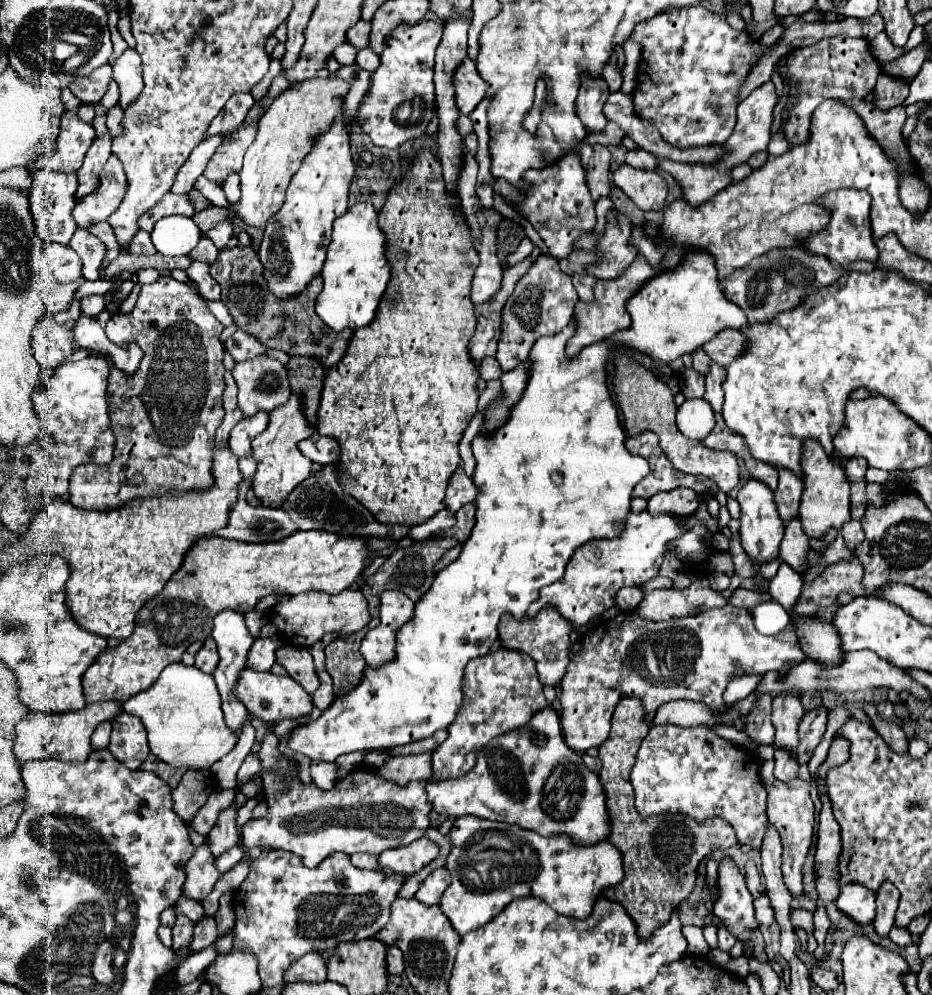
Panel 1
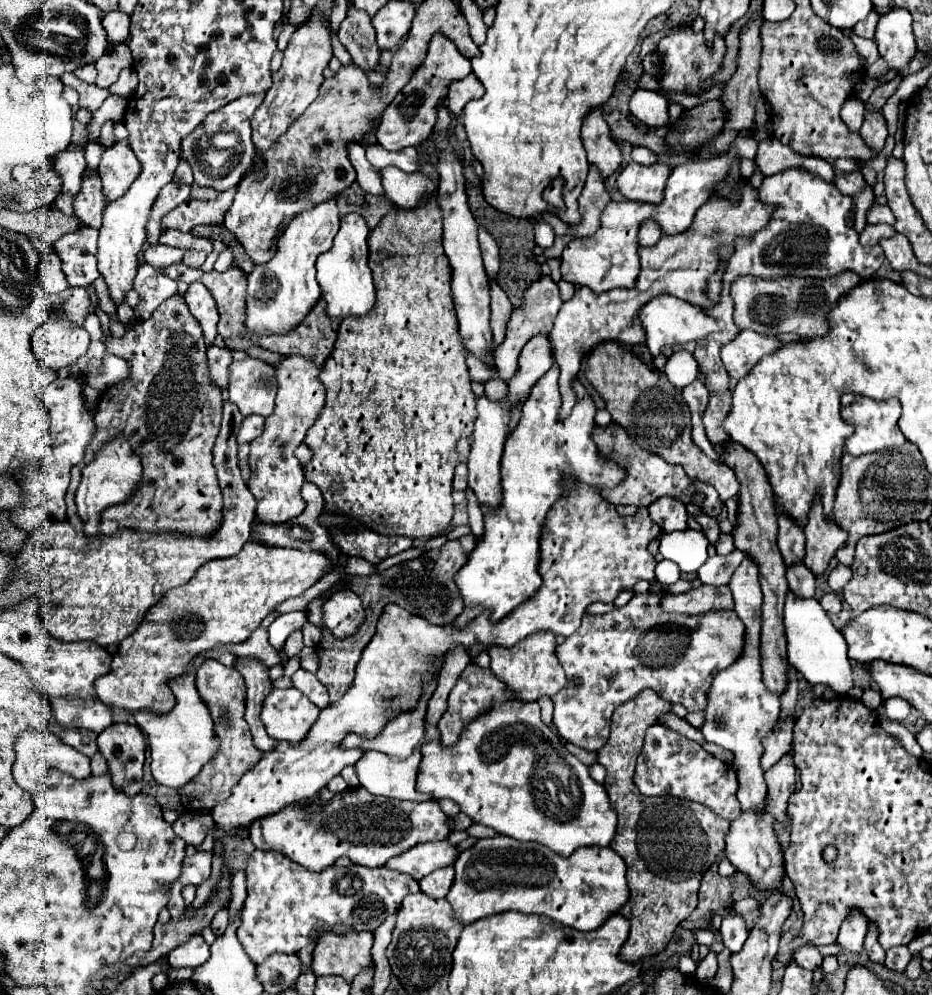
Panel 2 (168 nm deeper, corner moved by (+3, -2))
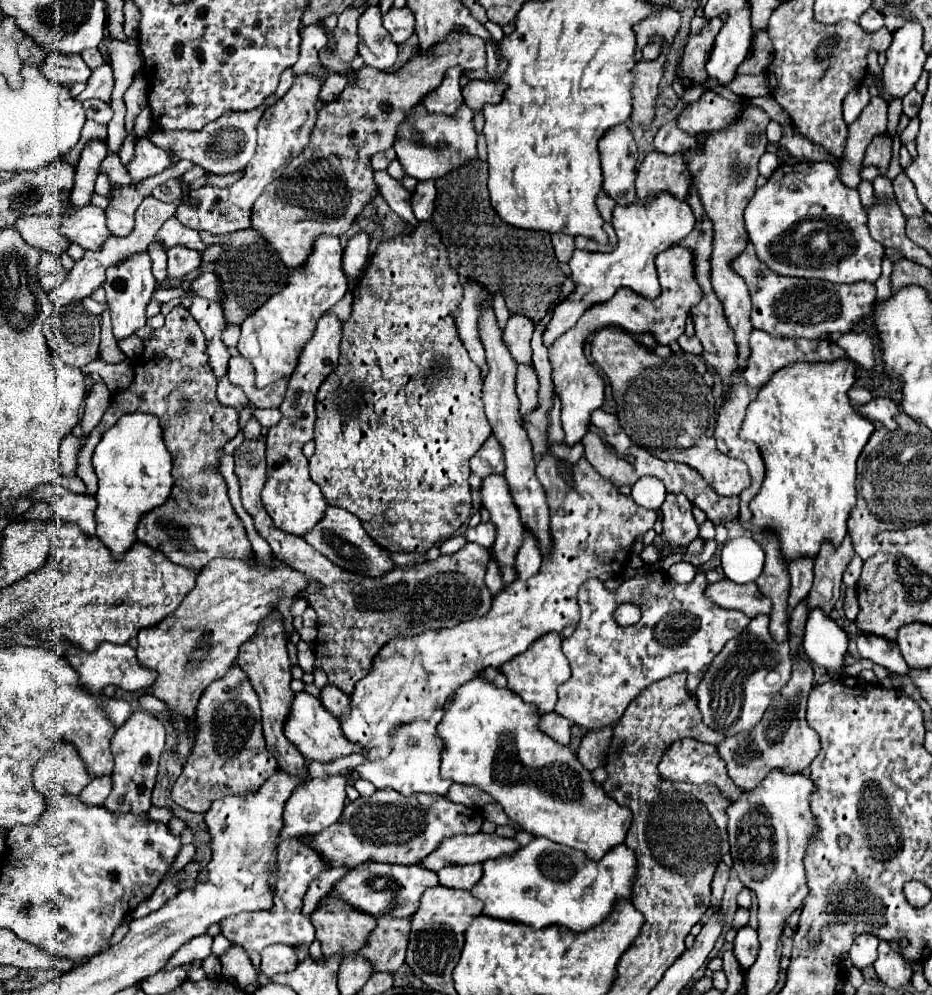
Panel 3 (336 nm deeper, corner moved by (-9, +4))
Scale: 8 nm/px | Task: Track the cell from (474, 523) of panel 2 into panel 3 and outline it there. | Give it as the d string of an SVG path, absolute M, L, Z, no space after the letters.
M492 550L490 551L490 561L487 565L486 575L484 577L485 583L493 596L496 596L503 590L503 581L501 573L496 564Z

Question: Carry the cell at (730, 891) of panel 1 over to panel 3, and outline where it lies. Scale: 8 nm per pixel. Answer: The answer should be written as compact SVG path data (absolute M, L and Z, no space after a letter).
M750 926L738 928L736 940L734 940L734 956L738 958L738 962L744 970L750 968L750 964L754 964L754 960L758 956L758 948L760 948L758 932Z

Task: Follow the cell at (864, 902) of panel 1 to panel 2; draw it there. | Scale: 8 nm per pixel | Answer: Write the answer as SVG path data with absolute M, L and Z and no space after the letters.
M852 912L846 922L840 928L838 934L838 944L850 952L862 952L864 950L864 936L868 930L868 922L866 918L862 918L862 914Z

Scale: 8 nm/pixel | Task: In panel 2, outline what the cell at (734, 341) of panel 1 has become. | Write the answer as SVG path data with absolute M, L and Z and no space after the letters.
M742 330L736 340L722 346L722 362L734 380L750 374L762 356L774 354L784 344L774 336L760 336L754 330Z

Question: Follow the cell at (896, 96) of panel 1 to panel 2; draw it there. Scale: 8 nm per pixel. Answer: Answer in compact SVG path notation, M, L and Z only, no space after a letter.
M882 112L878 114L866 114L866 120L860 128L860 136L862 140L866 142L866 146L872 150L872 152L878 152L884 148L884 142L886 142L886 122L884 122L884 116Z

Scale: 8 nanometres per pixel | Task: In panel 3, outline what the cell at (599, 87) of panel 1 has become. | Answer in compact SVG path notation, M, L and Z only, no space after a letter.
M618 124L618 128L610 128L610 132L602 136L602 142L598 142L598 152L604 172L602 188L616 200L616 204L632 204L636 200L634 178L638 150L628 126Z

